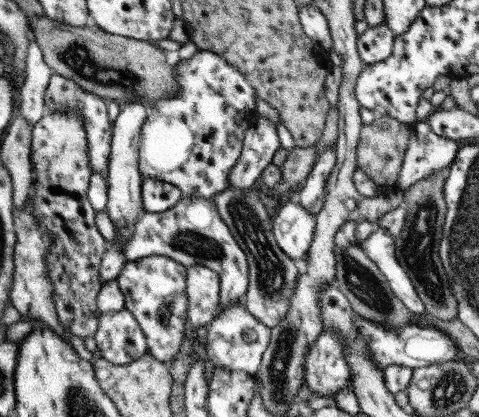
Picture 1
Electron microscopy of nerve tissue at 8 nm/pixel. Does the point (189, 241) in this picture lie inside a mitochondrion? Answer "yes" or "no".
yes

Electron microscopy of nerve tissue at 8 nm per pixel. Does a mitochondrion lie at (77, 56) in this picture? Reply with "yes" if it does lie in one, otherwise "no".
yes

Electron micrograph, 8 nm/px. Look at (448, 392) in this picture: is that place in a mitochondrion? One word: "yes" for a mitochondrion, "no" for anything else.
yes

